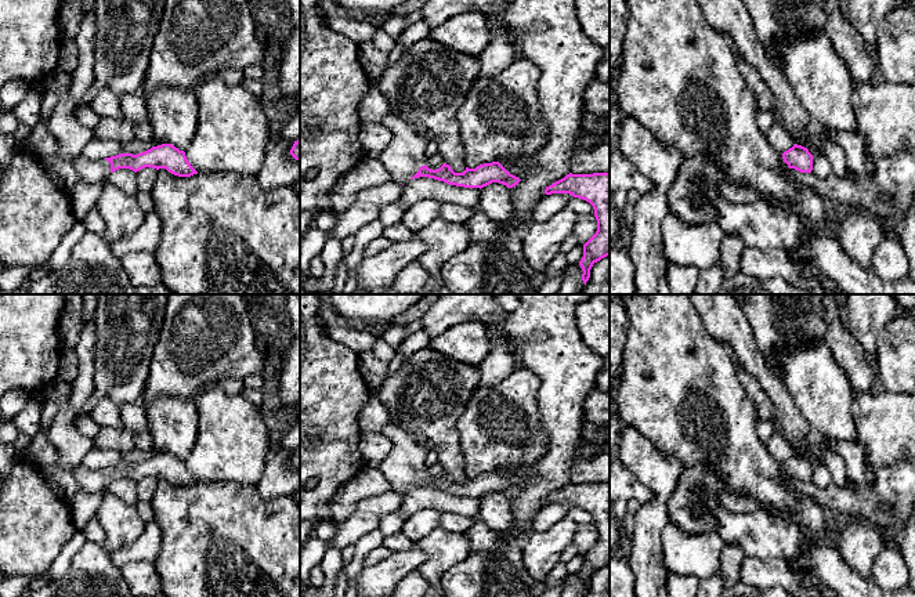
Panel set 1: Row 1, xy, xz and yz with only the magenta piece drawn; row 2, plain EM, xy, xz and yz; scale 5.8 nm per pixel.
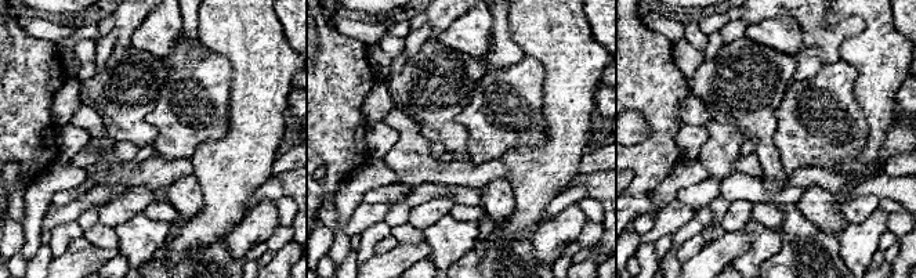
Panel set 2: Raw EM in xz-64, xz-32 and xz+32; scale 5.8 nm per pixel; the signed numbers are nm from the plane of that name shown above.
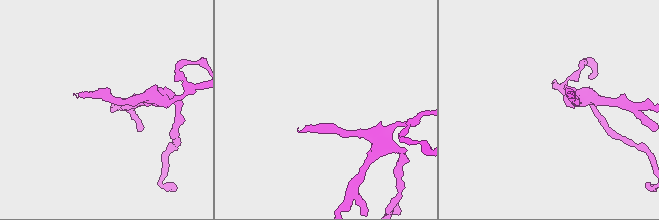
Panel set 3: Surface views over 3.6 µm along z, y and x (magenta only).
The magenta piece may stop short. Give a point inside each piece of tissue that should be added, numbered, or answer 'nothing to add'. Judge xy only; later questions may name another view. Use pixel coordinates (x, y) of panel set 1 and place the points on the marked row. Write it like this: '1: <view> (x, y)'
1: xy (91, 170)

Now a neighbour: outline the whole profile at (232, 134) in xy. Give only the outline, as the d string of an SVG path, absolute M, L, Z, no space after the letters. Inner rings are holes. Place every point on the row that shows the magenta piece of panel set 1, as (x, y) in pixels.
M207 75L195 83L198 126L185 156L198 173L235 173L257 176L270 146L270 120L258 97L242 86L229 86L218 75Z

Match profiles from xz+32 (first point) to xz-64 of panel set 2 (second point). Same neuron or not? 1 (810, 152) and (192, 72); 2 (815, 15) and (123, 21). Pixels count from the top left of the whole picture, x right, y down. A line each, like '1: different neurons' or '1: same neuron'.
1: same neuron
2: same neuron

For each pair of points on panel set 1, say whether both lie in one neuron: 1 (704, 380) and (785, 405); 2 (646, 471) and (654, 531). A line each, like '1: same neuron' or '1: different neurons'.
1: different neurons
2: same neuron

